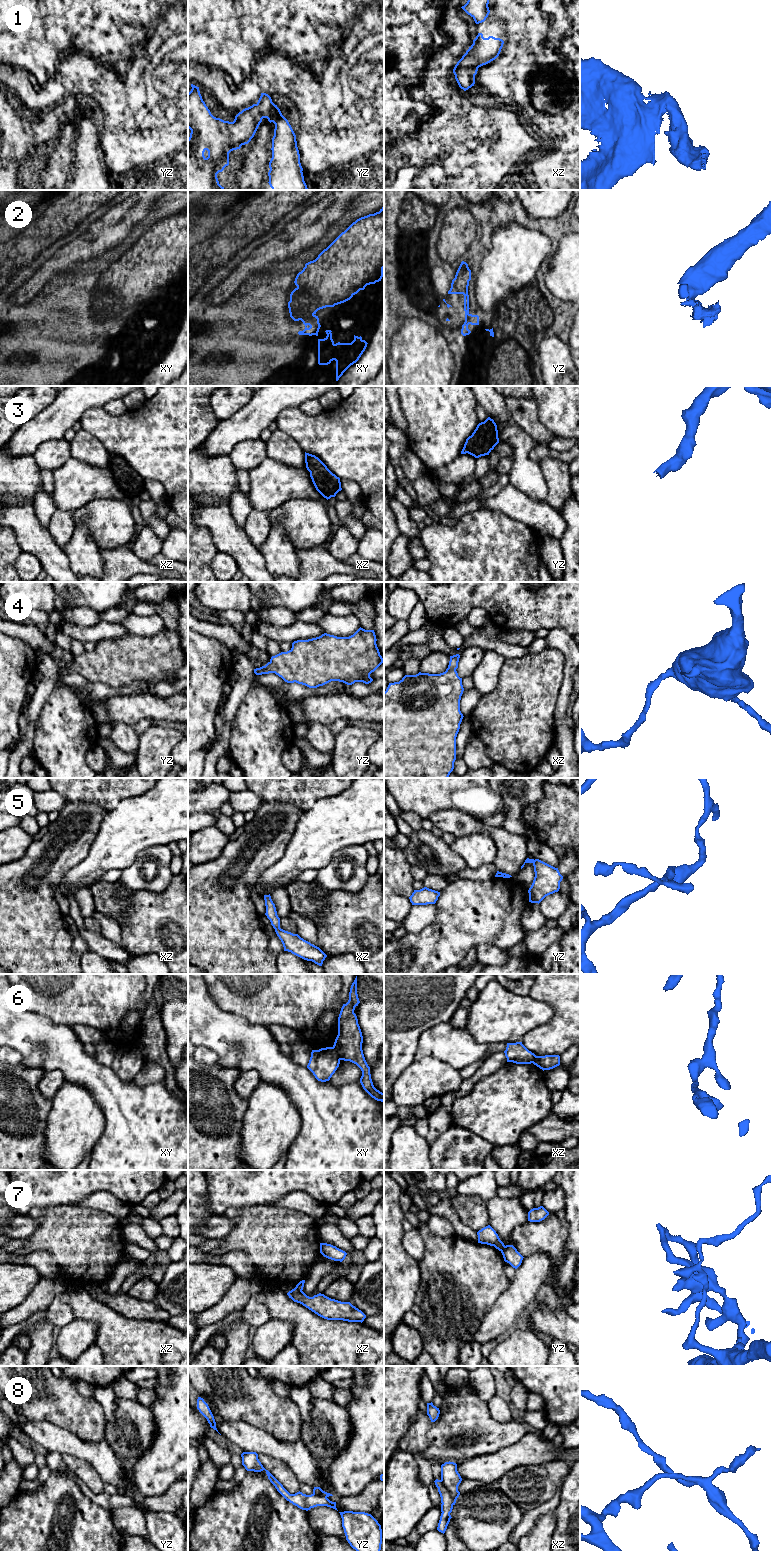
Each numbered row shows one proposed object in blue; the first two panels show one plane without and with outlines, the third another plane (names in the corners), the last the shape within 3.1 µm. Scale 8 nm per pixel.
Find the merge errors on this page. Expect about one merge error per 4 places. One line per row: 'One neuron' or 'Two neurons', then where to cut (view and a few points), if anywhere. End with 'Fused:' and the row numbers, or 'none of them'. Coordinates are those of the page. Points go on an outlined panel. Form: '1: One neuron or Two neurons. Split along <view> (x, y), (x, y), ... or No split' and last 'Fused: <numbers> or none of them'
1: One neuron. No split
2: Two neurons. Split along xy (313, 314), (301, 320)
3: One neuron. No split
4: One neuron. No split
5: One neuron. No split
6: Two neurons. Split along xy (333, 1046), (340, 1059)
7: Two neurons. Split along xz (295, 1287), (301, 1290)
8: Two neurons. Split along xz (440, 1480), (450, 1493), (453, 1504)
Fused: 2, 6, 7, 8

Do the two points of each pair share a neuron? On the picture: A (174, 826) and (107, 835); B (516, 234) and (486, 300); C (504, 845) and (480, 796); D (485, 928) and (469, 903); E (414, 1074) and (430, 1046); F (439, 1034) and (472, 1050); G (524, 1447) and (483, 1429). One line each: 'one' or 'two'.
A: one
B: one
C: two
D: one
E: two
F: one
G: two

